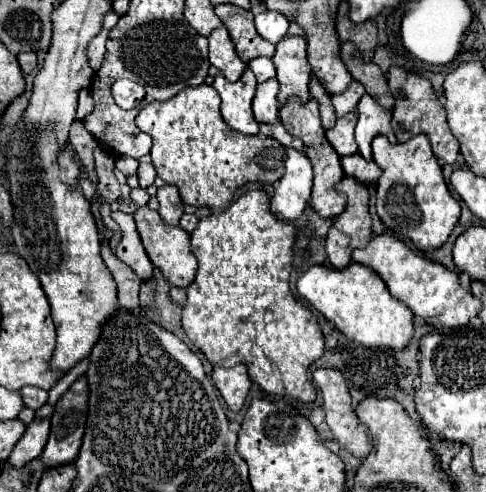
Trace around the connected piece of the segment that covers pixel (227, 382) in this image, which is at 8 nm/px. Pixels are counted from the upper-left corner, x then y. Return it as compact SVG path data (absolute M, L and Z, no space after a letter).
M237 364L233 368L213 368L211 378L213 378L217 390L221 392L223 400L227 402L227 408L233 412L239 412L243 408L249 388L251 388L247 368L243 364Z

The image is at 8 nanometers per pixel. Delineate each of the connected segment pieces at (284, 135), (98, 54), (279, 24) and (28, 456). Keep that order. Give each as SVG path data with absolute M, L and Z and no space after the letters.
M275 124L275 126L271 126L271 136L277 140L277 142L281 142L283 146L287 146L287 148L295 148L295 150L303 150L303 142L299 140L299 138L293 138L281 124Z
M103 30L103 32L99 32L99 34L95 36L95 40L91 40L91 42L87 44L87 58L89 58L89 64L91 64L93 70L97 70L97 68L101 66L101 62L103 62L107 36L109 36L109 32Z
M267 10L267 12L255 16L255 28L257 28L259 36L263 36L263 40L267 40L271 44L279 44L279 40L283 40L283 36L287 34L289 20L279 12Z
M49 418L45 420L33 420L25 434L21 436L21 440L15 444L11 456L9 456L9 464L13 468L23 468L27 462L35 460L41 456L45 444L47 444L47 436L49 436Z

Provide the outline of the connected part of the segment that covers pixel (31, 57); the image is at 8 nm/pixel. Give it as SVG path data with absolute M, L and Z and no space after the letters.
M23 52L23 54L17 56L17 60L19 60L23 74L29 74L37 66L37 54L35 52Z

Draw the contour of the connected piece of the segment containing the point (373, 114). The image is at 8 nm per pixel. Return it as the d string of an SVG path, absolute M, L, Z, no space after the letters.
M363 94L363 98L357 104L357 126L355 126L355 140L359 146L359 154L365 160L373 160L371 156L371 140L375 136L387 136L391 138L391 112L381 108L371 96Z

